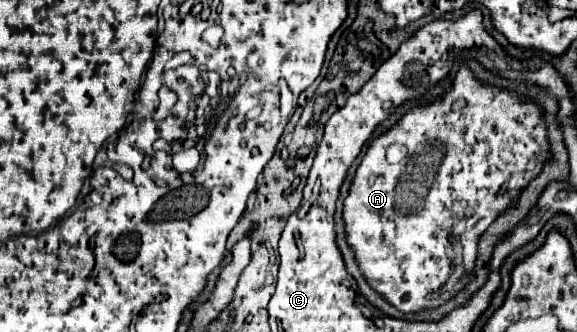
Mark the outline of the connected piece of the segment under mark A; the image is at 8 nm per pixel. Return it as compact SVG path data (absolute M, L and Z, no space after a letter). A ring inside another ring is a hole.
M460 68L452 88L440 102L410 110L392 130L370 144L356 170L350 194L344 200L344 220L348 244L354 248L360 270L370 286L404 314L436 308L438 300L430 294L438 292L448 282L448 250L460 252L462 264L470 272L476 260L480 234L504 208L516 202L518 192L538 176L542 162L548 156L550 152L540 120L540 108L516 94L484 86L472 72ZM394 142L404 144L408 150L398 164L386 160L386 148Z

